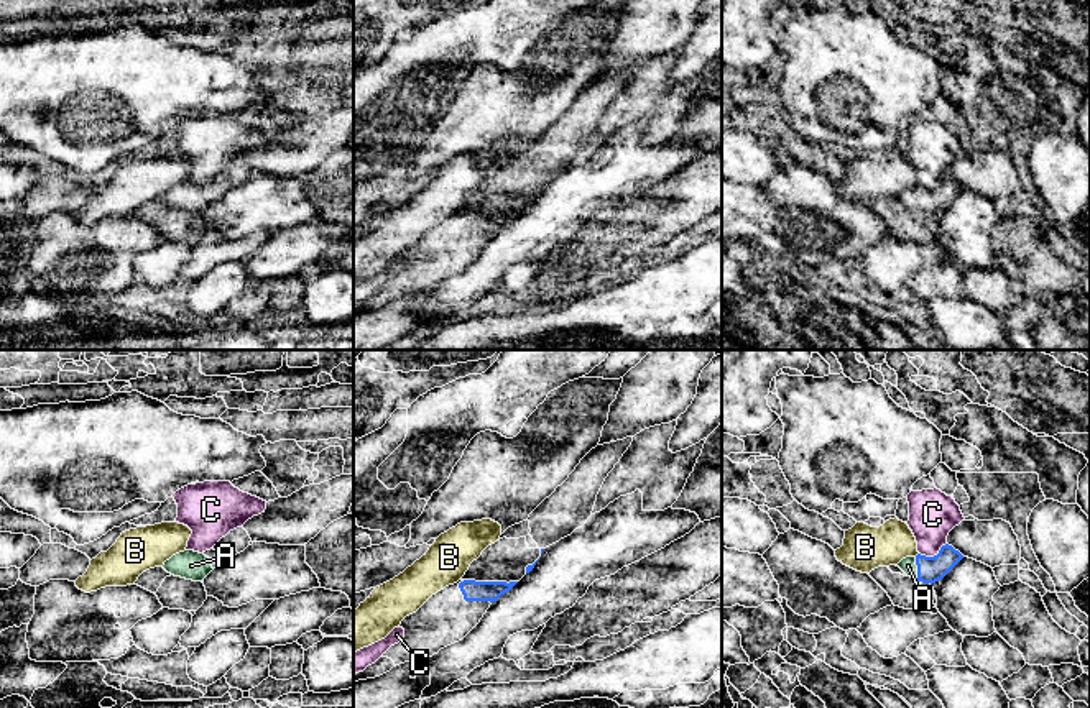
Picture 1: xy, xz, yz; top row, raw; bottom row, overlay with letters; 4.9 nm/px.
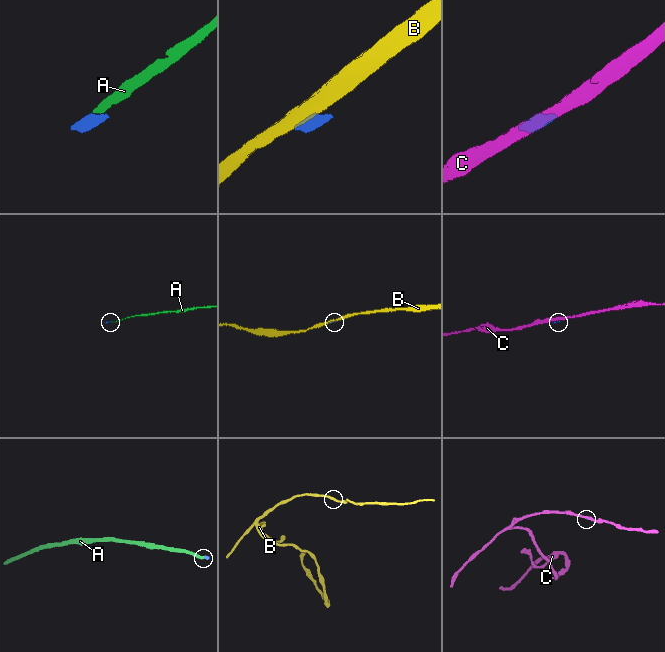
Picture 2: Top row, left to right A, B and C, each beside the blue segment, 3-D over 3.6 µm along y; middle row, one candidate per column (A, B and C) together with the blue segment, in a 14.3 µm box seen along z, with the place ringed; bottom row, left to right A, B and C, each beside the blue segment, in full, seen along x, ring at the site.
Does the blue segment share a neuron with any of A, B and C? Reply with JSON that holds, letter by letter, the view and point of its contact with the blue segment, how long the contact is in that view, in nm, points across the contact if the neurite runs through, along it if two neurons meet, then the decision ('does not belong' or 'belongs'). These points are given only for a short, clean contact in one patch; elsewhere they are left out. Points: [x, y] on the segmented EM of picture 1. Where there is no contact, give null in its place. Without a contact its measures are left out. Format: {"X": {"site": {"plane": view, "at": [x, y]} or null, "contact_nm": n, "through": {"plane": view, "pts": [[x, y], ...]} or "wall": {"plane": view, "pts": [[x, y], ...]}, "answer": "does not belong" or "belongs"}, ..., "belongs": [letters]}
{"A": {"site": {"plane": "yz", "at": [918, 569]}, "contact_nm": 110, "through": {"plane": "yz", "pts": [[929, 569], [918, 569], [908, 565]]}, "answer": "belongs"}, "B": {"site": null, "answer": "does not belong"}, "C": {"site": {"plane": "yz", "at": [934, 556]}, "contact_nm": 150, "answer": "does not belong"}, "belongs": ["A"]}

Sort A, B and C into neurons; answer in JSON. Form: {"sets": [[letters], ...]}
{"sets": [["A"], ["B"], ["C"]]}

